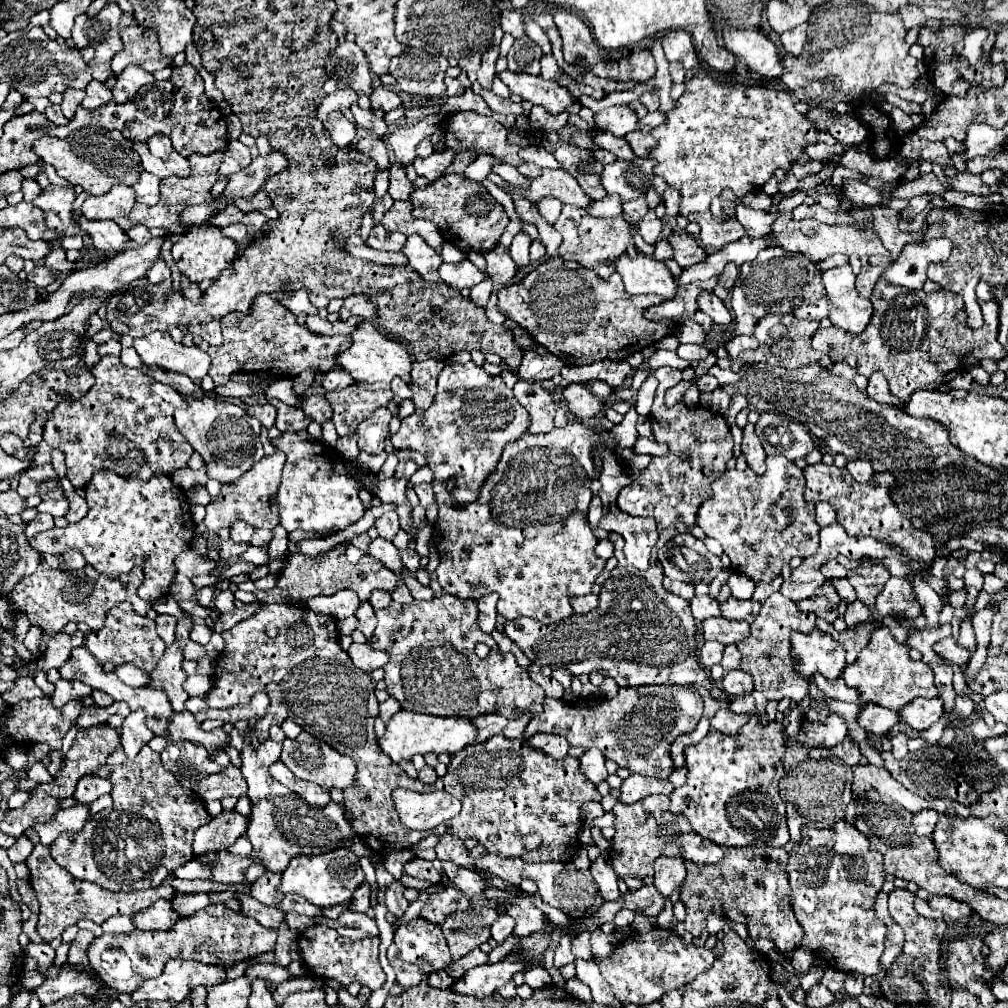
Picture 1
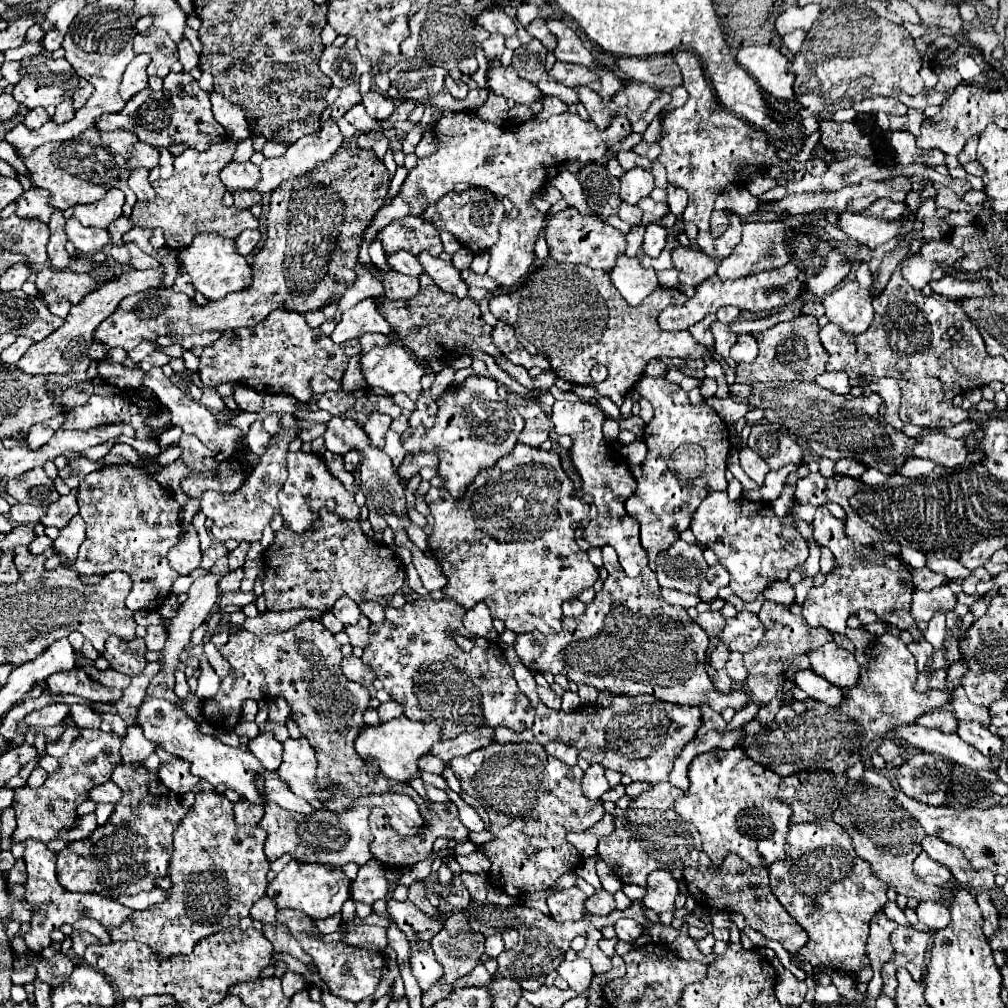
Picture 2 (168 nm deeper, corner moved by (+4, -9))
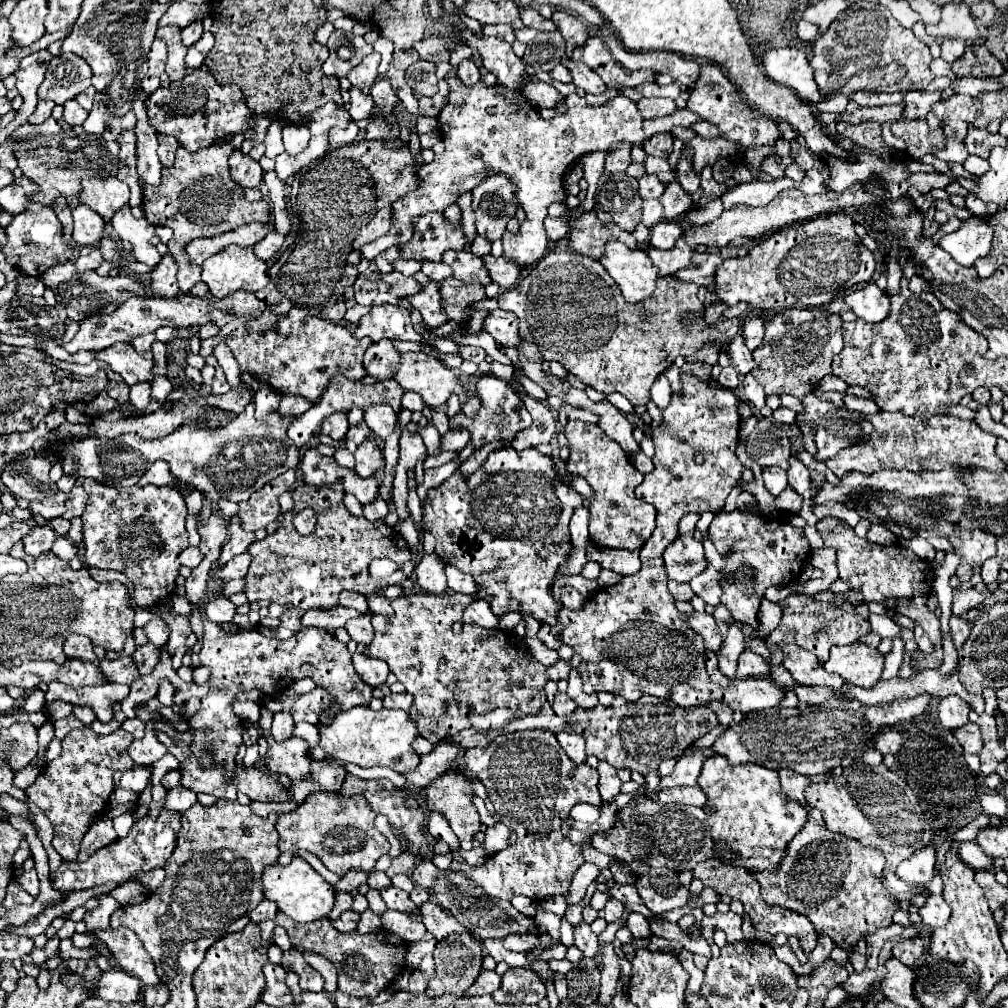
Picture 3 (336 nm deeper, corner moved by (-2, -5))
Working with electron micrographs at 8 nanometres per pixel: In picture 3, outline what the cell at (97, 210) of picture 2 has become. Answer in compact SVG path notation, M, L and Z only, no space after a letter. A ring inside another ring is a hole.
M114 176L108 178L86 178L82 180L80 204L90 206L98 212L106 222L124 206L128 204L130 188Z

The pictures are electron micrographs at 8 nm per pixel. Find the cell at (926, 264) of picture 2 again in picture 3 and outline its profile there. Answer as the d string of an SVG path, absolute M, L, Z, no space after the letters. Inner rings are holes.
M972 216L970 220L962 222L962 226L956 232L942 236L942 248L958 264L972 266L978 258L990 252L992 238L994 230L990 228L990 224L980 216Z

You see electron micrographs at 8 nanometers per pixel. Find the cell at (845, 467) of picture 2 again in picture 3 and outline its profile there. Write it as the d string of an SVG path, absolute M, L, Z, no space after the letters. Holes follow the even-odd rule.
M876 412L866 416L872 422L874 430L868 442L854 444L850 448L840 450L834 458L826 460L826 466L842 478L846 472L858 470L864 474L872 474L878 470L942 470L944 466L978 466L990 472L1004 472L1006 464L996 456L996 434L984 432L972 420L960 420L954 416L936 416L936 414L888 414Z

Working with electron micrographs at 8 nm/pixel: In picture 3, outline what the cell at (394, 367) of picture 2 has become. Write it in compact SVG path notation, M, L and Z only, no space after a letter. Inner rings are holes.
M424 352L402 354L400 368L394 374L394 378L404 390L418 392L424 404L430 408L446 404L452 394L458 394L462 404L468 400L466 388L456 376L456 372L444 366L444 362L434 354Z

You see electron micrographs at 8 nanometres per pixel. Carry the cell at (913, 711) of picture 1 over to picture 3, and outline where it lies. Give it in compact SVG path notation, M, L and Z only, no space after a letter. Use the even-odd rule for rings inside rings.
M948 696L940 700L940 708L938 708L938 718L946 728L960 728L964 724L968 724L968 712L970 712L970 704L964 702L960 696Z

